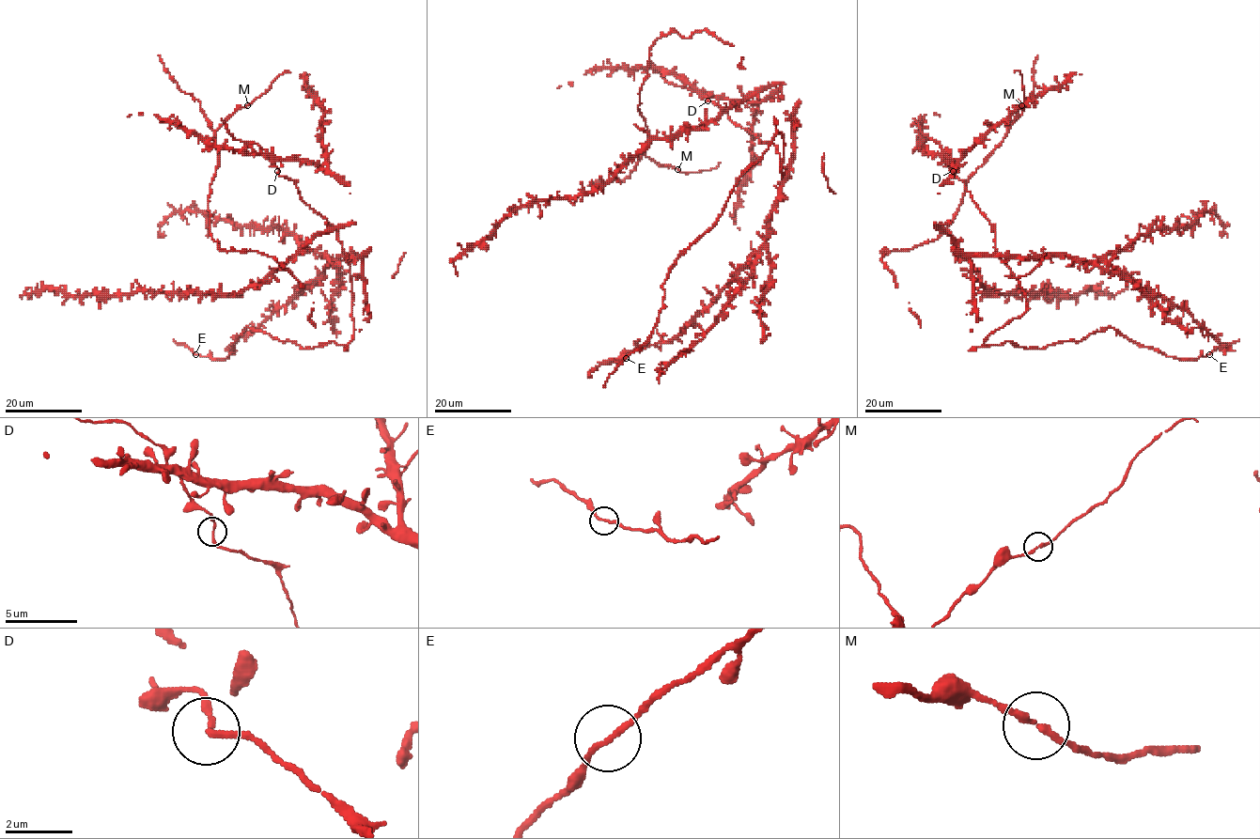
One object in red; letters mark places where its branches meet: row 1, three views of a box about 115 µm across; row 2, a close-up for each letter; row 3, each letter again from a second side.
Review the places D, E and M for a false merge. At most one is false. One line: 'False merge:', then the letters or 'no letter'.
False merge: no letter

